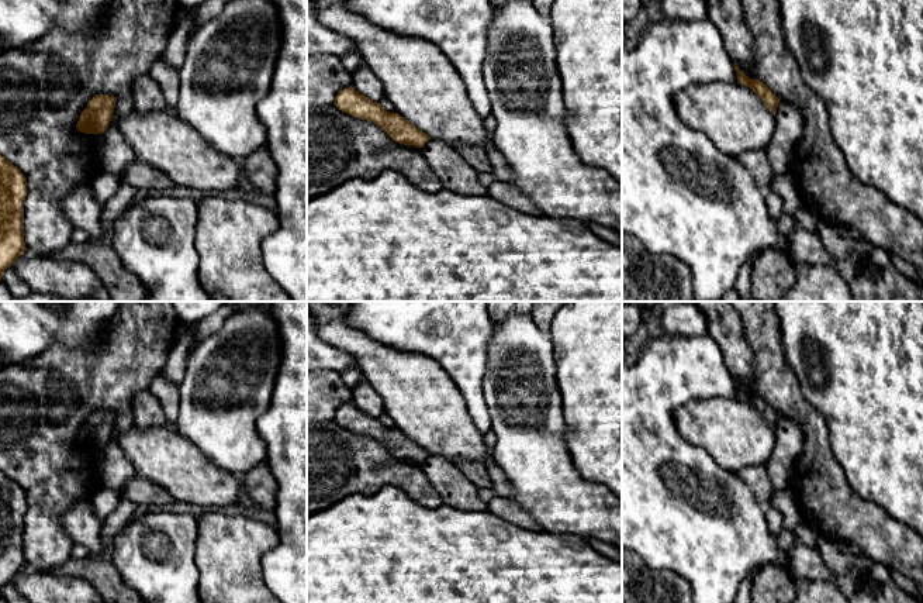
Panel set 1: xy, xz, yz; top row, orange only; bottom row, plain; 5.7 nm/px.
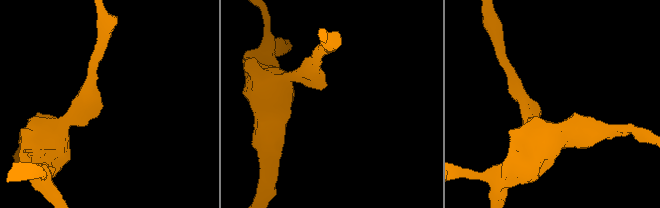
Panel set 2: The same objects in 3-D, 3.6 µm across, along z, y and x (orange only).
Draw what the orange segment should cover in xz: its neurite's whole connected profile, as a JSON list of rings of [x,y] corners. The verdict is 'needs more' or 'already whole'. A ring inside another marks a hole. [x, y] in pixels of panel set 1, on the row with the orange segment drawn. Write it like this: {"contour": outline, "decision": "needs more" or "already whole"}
{"contour": [[[352,86],[340,90],[333,104],[343,113],[381,127],[395,142],[422,148],[431,139],[398,113],[387,111],[380,103],[360,94]]], "decision": "already whole"}

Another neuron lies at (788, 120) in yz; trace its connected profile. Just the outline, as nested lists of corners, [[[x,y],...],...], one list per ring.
[[[779,99],[775,114],[775,131],[765,148],[774,175],[788,173],[792,152],[802,137],[802,131],[803,118],[799,107]]]

